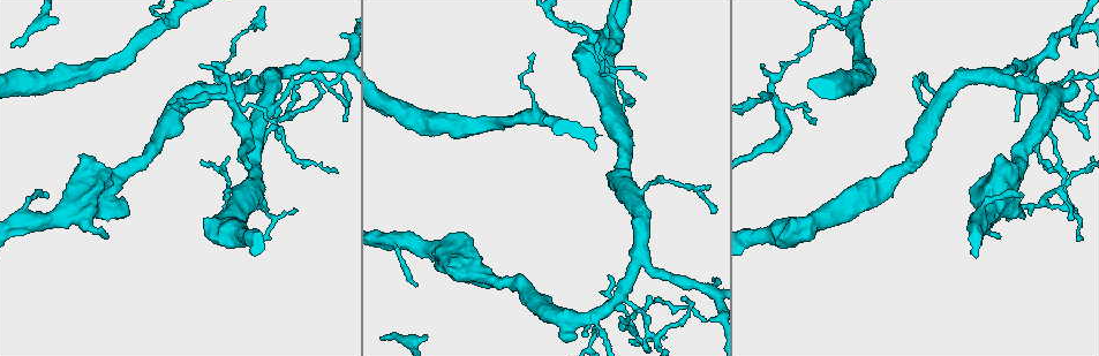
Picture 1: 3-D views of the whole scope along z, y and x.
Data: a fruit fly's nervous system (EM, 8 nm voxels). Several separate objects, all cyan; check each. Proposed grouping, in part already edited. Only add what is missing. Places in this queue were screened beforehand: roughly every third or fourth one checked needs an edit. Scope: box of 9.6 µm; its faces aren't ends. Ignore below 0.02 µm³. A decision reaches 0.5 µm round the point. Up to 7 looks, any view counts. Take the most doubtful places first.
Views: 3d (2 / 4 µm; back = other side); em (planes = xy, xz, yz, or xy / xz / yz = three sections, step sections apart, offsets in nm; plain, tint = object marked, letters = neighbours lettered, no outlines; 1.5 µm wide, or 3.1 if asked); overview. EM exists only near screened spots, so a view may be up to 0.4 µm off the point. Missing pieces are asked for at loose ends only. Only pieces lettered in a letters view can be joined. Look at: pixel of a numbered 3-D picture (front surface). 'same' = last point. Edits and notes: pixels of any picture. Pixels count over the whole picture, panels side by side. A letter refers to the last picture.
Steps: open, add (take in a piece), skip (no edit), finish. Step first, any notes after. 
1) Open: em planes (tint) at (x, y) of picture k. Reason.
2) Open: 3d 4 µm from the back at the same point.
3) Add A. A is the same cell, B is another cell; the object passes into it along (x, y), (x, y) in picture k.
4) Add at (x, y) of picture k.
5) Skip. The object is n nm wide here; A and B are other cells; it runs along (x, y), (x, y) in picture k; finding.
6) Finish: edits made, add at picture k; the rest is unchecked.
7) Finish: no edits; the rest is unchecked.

Open: 3d 4 µm from the back at (381, 339) of picture 1. Branch stops here.

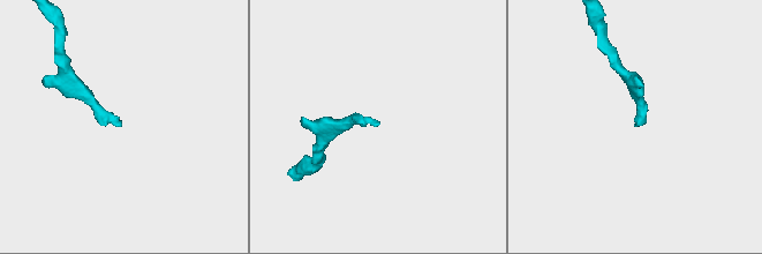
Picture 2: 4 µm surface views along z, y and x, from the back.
Open: em planes (letters) at (378, 121) of picture 2. Now the EM.

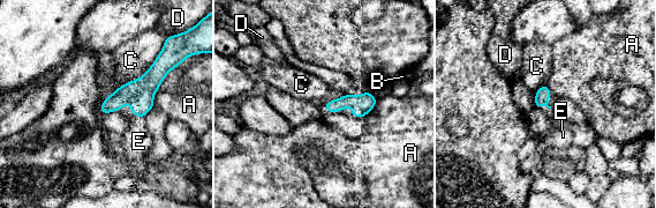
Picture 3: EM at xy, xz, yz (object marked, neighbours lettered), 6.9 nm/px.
Add E. E is the same cell, A, B, C and D are other cells; the cell continues.

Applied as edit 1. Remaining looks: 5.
Open: 3d 2 µm at (815, 120) of picture 1. Thin end.

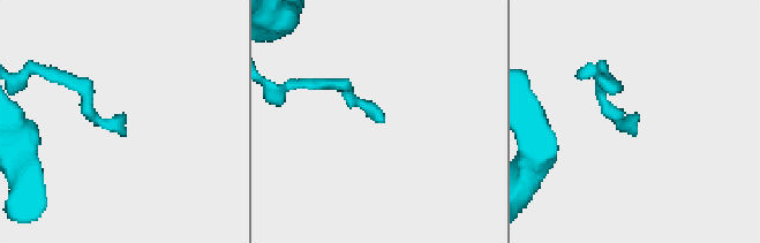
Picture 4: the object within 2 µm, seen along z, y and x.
Open: em xz step 4 (letters) at (122, 114) of picture 4. Need the tissue.

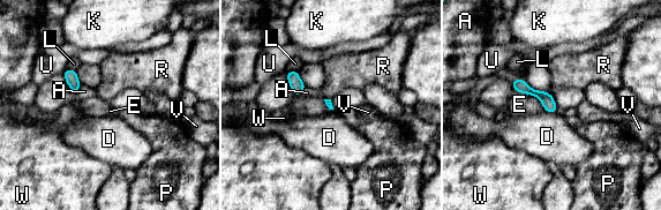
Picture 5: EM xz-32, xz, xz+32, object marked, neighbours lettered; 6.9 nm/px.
Skip. A, D, E, K, L, P, R, U, V and W are other cells; a border runs along (513, 89), (535, 96), (545, 110) in picture 5; none of them fits.

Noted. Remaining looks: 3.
Open: 3d 4 µm from the back at (294, 207) of picture 1. Tapers out.

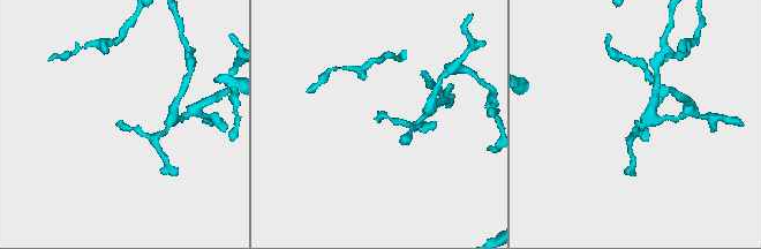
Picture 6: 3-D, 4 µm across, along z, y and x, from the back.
Open: em xy step 4 (letters) at (119, 123) of picture 6. Shape alone is not enough.

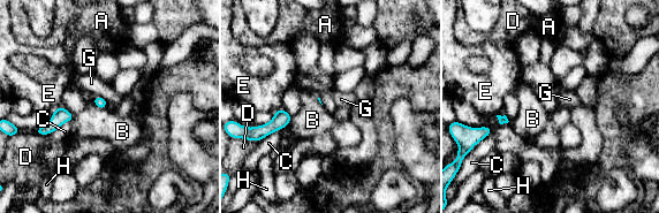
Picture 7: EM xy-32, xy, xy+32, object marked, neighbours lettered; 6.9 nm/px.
Open: em planes (letters) at the same point.

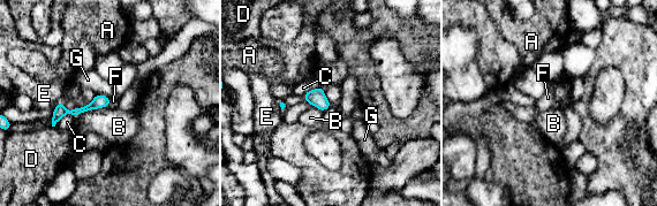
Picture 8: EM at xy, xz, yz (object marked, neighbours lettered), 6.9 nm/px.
Skip. The object is 100 nm wide here; the longest contact is with B, 260 nm; A, B, C, D, E, F and G are other cells; none of them fits.

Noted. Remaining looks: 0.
Finish: edits made, add at picture 3; the rest is unchecked.

